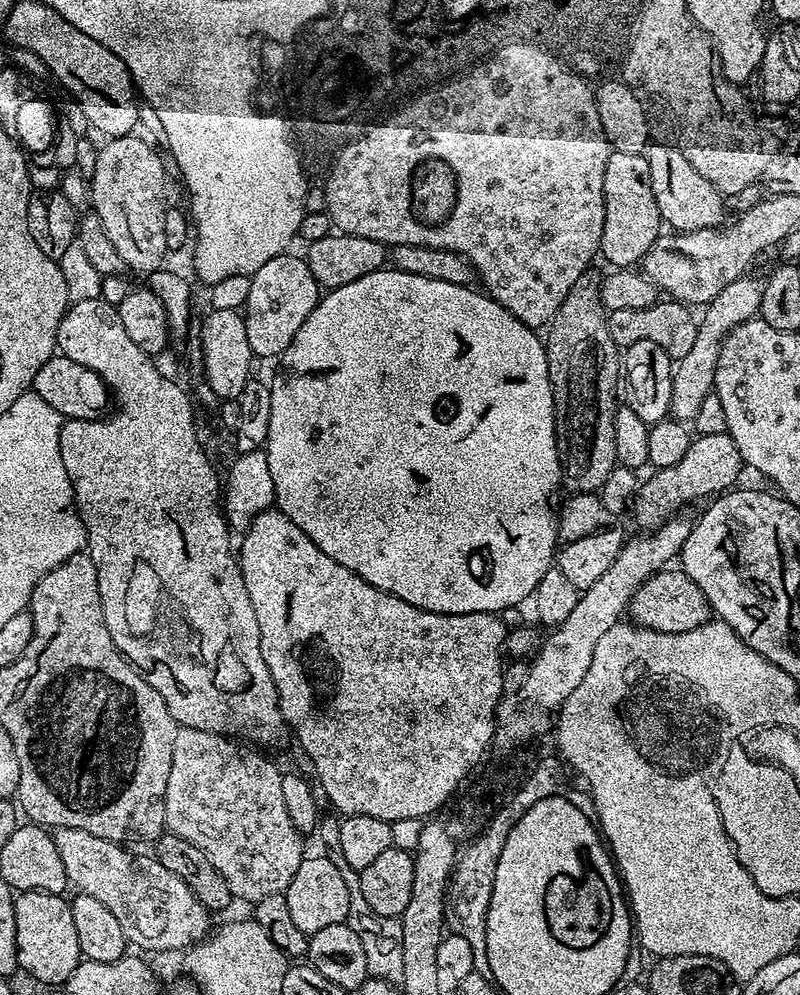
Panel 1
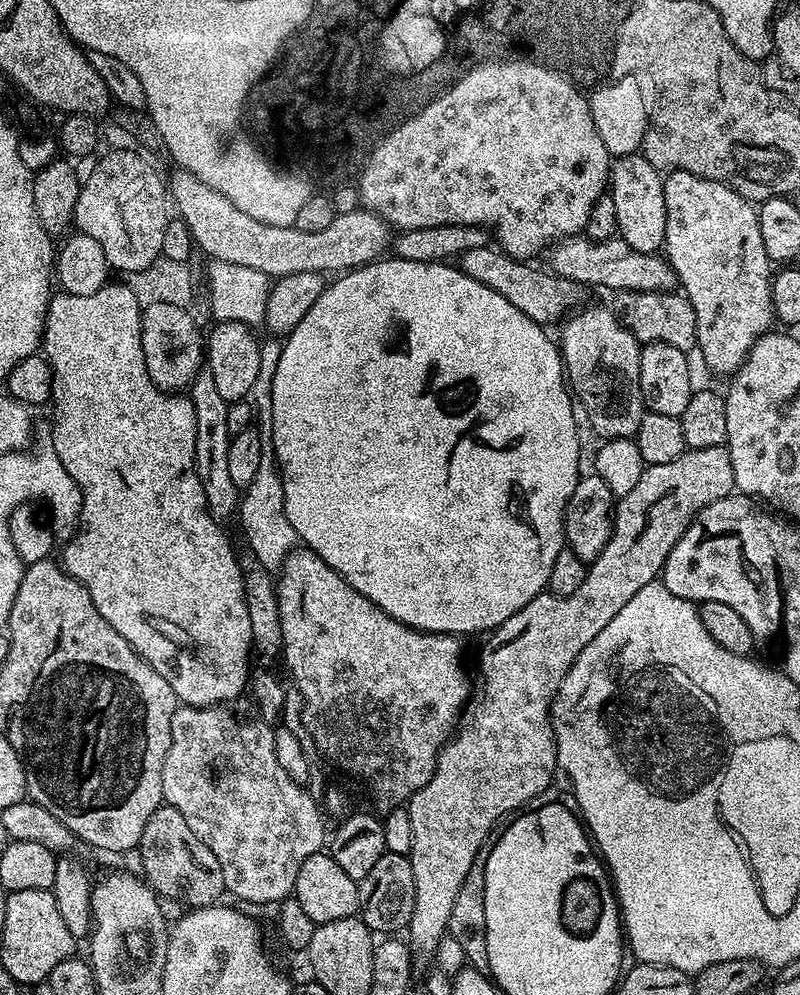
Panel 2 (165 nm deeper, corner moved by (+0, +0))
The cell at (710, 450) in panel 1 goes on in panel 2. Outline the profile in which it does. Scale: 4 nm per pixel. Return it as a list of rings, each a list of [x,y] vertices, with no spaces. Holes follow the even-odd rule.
[[[727,447],[693,448],[674,458],[674,462],[662,466],[647,465],[642,478],[638,478],[638,486],[634,486],[630,494],[619,497],[612,518],[612,537],[610,542],[606,542],[606,550],[588,564],[586,582],[569,596],[553,596],[547,590],[538,593],[522,606],[522,610],[518,610],[518,614],[492,629],[485,639],[489,640],[480,652],[480,673],[477,676],[475,673],[474,687],[460,713],[459,725],[436,759],[430,782],[415,792],[406,805],[410,823],[414,826],[412,869],[416,887],[414,914],[406,929],[406,943],[417,961],[431,961],[435,957],[439,940],[448,931],[458,890],[479,848],[490,840],[488,831],[495,826],[496,820],[502,819],[507,812],[515,813],[528,806],[536,795],[554,784],[558,765],[550,709],[552,699],[578,654],[586,650],[598,634],[602,634],[610,618],[614,618],[614,614],[618,614],[618,610],[622,610],[622,606],[626,606],[642,586],[653,583],[661,575],[670,550],[674,550],[678,538],[686,534],[698,513],[729,495],[735,486],[734,466]]]

